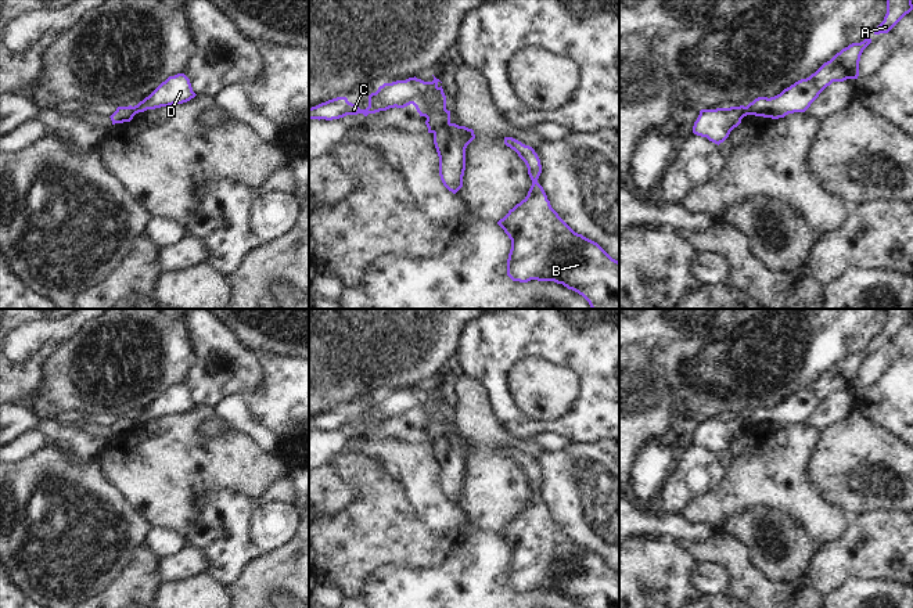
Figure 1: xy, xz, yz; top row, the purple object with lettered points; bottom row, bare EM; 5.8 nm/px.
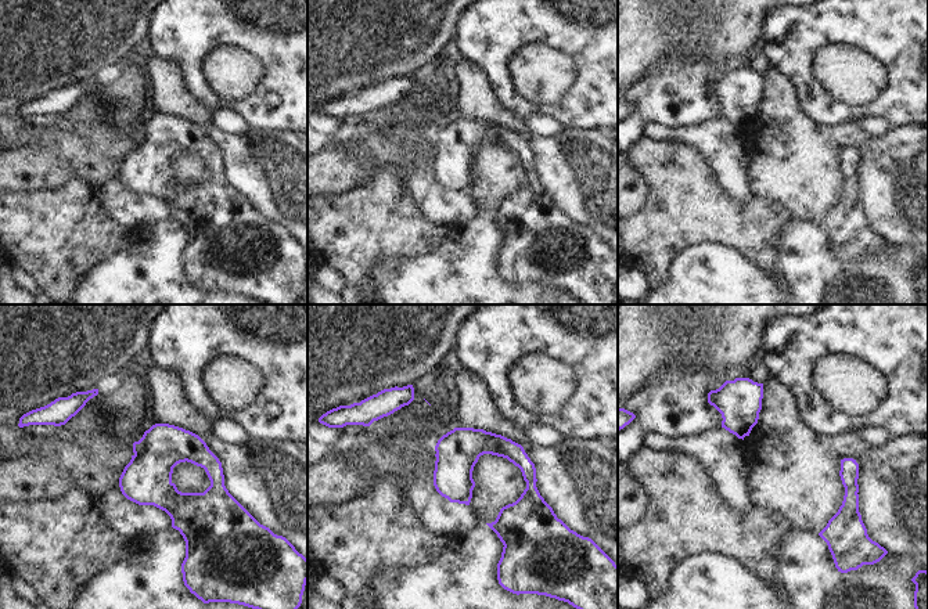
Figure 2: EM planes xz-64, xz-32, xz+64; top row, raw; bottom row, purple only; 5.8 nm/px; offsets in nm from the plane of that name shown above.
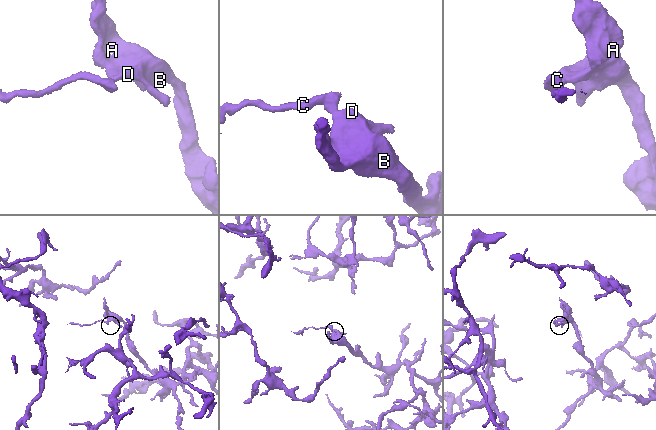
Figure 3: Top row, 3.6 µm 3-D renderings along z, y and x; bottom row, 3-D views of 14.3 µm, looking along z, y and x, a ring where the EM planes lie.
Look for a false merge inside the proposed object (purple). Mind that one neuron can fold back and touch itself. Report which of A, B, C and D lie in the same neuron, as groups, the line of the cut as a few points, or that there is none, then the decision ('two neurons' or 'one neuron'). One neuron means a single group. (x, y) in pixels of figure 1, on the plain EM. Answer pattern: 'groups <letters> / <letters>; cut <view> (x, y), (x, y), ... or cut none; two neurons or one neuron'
groups A B D / C; cut xz (449, 431), (434, 443); two neurons

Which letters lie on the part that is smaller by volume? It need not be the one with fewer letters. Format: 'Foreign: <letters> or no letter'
Foreign: C

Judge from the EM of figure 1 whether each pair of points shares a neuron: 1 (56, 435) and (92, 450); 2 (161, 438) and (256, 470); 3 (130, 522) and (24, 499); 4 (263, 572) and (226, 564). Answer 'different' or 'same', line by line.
1: same
2: same
3: same
4: different

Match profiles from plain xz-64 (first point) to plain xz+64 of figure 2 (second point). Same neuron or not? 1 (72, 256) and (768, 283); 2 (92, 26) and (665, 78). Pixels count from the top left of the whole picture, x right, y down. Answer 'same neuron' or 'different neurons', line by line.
1: different neurons
2: different neurons

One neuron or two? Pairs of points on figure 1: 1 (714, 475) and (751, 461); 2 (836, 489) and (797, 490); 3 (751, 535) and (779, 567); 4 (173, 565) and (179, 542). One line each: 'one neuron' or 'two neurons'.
1: two neurons
2: two neurons
3: one neuron
4: two neurons

